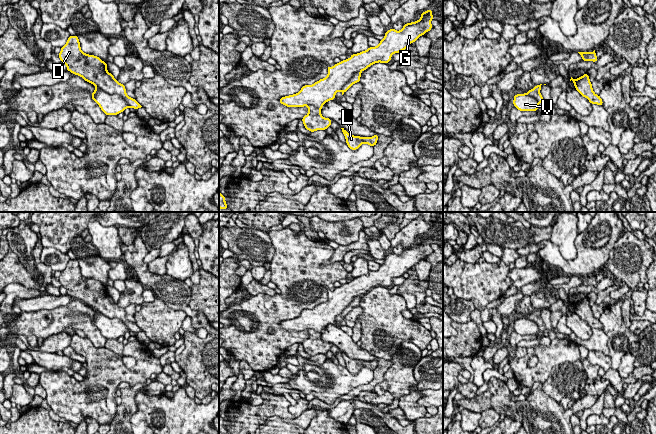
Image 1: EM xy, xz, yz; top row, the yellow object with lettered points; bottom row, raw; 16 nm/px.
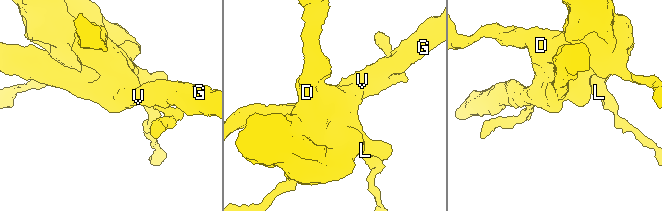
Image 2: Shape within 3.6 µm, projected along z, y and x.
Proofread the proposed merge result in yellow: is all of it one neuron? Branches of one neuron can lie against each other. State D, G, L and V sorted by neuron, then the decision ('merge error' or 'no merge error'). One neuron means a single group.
D L / G V; merge error

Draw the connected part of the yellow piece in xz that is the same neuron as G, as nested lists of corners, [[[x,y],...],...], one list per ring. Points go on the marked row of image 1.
[[[432,10],[421,13],[421,18],[416,22],[407,23],[400,31],[390,29],[376,47],[352,54],[349,59],[342,60],[333,67],[327,67],[328,75],[315,82],[313,85],[304,85],[301,90],[294,94],[280,98],[279,103],[287,107],[304,107],[313,105],[318,109],[329,100],[335,99],[335,94],[357,72],[366,70],[374,63],[388,63],[395,53],[407,49],[421,35],[432,29],[431,20],[434,19]]]

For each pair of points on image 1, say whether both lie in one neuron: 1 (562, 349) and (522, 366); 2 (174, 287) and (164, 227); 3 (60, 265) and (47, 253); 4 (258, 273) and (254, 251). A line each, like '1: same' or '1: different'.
1: same
2: different
3: same
4: different

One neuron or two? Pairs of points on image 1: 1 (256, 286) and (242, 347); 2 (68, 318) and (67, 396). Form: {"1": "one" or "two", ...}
{"1": "two", "2": "two"}

